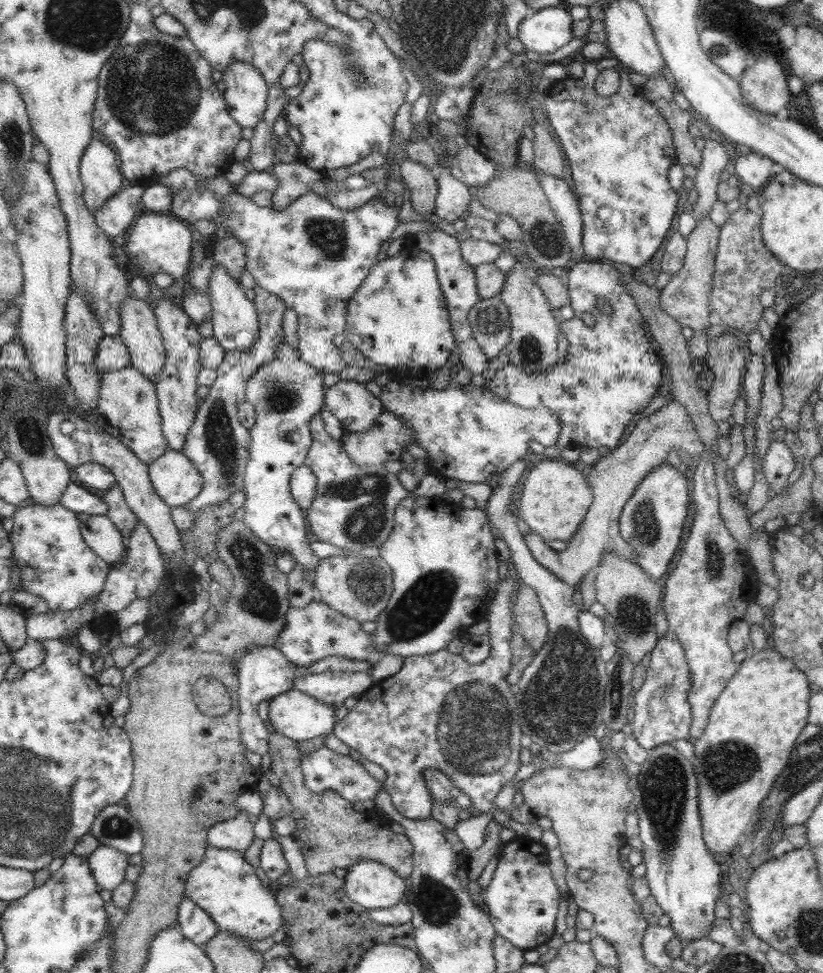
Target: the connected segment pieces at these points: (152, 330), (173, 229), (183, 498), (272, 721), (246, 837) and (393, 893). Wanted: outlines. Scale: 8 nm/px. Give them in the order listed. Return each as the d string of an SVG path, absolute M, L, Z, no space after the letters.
M129 294L120 307L120 332L118 336L124 341L128 349L131 367L139 370L153 383L157 374L162 370L166 360L165 344L156 326L156 318L149 301L140 300Z
M152 213L142 215L136 220L128 242L124 244L123 248L128 254L130 262L138 264L138 268L143 272L148 272L152 276L159 272L166 272L178 280L189 269L190 258L192 258L190 250L192 250L196 238L189 224L175 215Z
M166 451L149 464L156 494L171 507L185 506L200 494L203 480L192 461L181 451Z
M292 688L288 692L269 700L267 724L268 727L279 732L282 736L291 738L296 742L306 742L315 736L324 736L332 732L336 724L334 711L334 708L324 704L322 700Z
M238 812L236 818L212 825L207 831L208 844L244 852L255 838L253 823L248 817L247 812Z
M375 860L356 862L347 868L343 879L346 896L368 910L398 904L408 889L407 880Z

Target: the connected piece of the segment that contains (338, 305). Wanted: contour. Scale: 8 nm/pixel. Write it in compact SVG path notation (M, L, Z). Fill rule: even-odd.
M174 169L161 183L176 190L198 190L204 186L219 198L223 209L219 218L214 220L217 228L223 226L224 232L232 233L245 246L245 268L252 274L257 284L269 293L285 302L288 309L297 314L297 350L299 357L322 375L340 374L348 371L348 367L339 355L339 348L334 345L334 336L346 330L347 304L354 296L356 289L364 282L370 268L376 262L380 246L388 240L400 222L398 214L400 201L385 193L378 193L366 204L356 210L340 210L328 199L313 193L304 193L295 198L284 210L276 210L271 206L261 207L254 204L251 197L237 194L229 189L223 175L216 179L200 179L186 169Z

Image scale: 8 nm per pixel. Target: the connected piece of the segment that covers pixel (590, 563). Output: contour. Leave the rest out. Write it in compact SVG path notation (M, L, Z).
M673 398L652 415L648 417L643 417L643 414L639 415L620 445L611 449L593 465L586 480L591 488L593 501L584 516L584 521L574 533L574 537L566 544L566 550L563 552L552 550L548 542L533 533L523 536L534 560L572 588L581 582L586 573L597 569L602 556L606 554L632 561L632 548L619 534L622 509L633 495L638 483L648 473L659 467L660 463L666 463L666 457L672 448L685 450L690 456L702 455L705 450L705 446L695 431L691 416Z

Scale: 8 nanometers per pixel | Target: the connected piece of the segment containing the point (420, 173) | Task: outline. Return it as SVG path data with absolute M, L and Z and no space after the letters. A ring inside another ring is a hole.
M406 159L400 164L401 181L410 191L411 204L416 212L430 214L435 209L438 195L436 179L423 164Z

